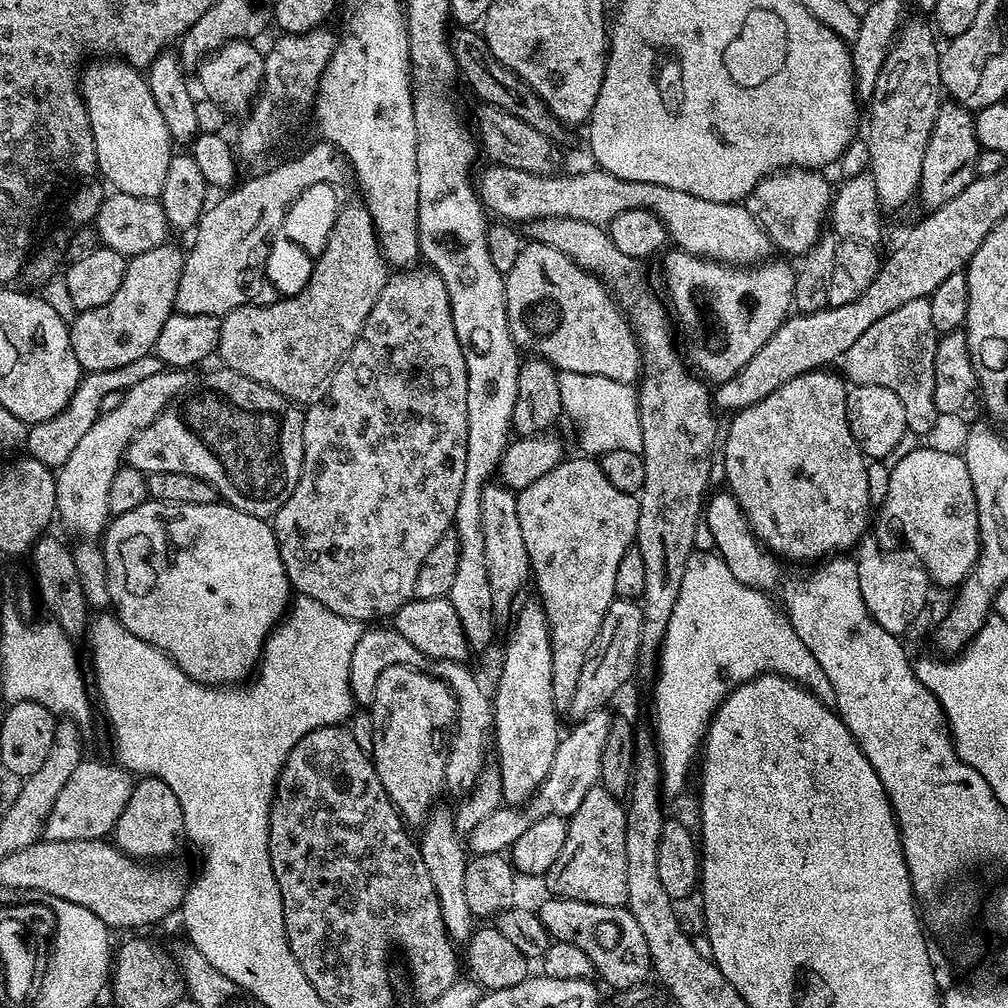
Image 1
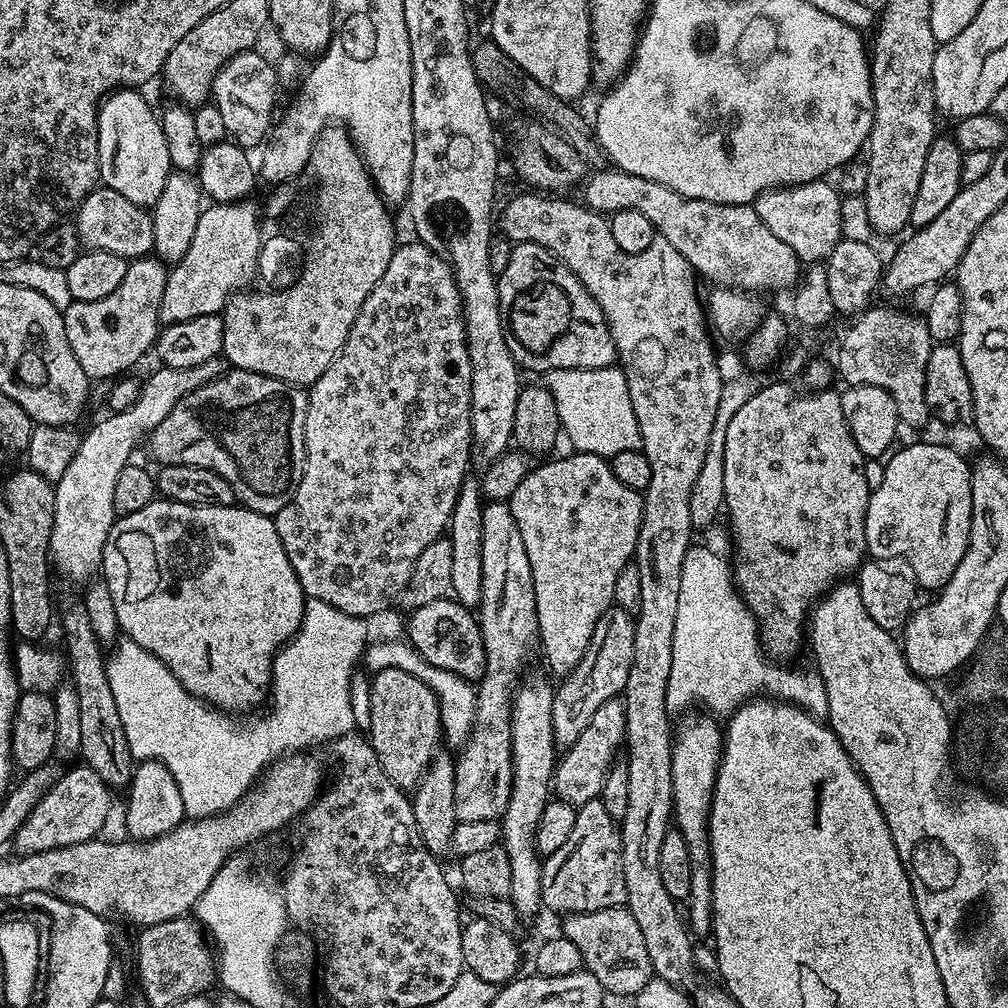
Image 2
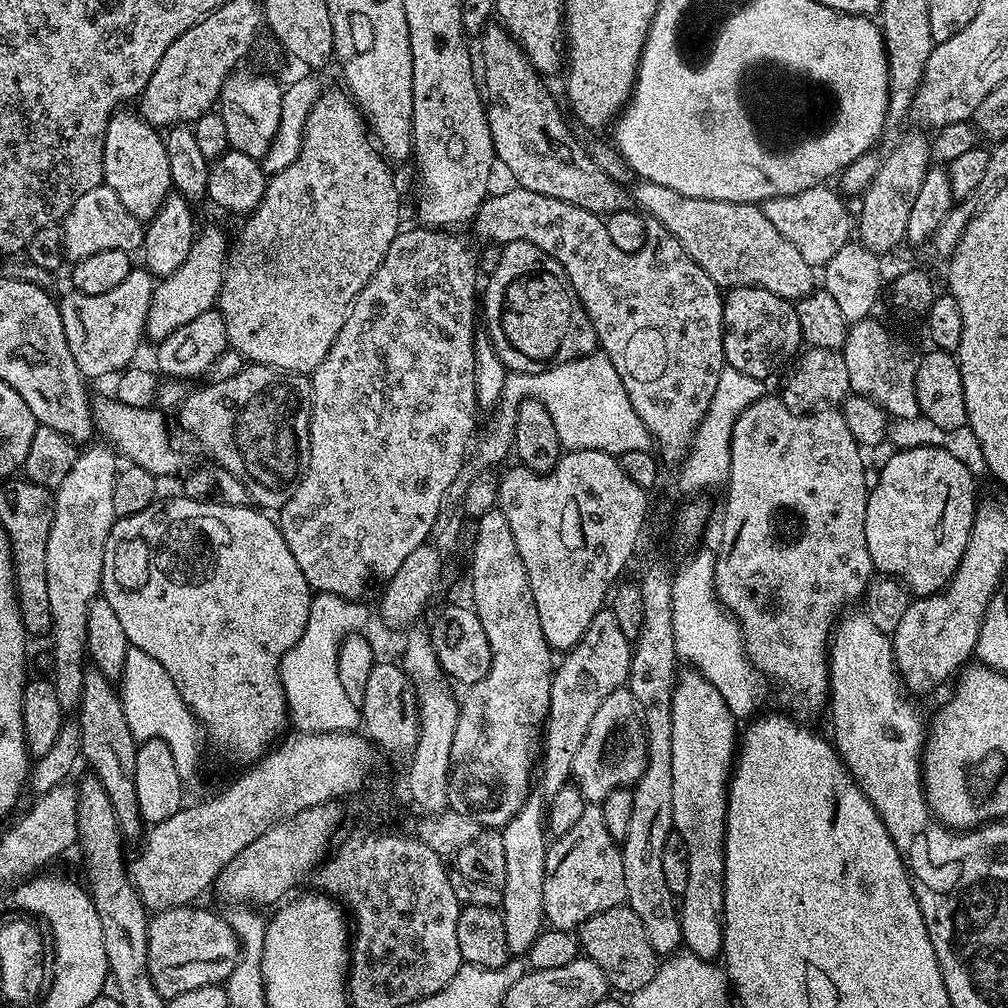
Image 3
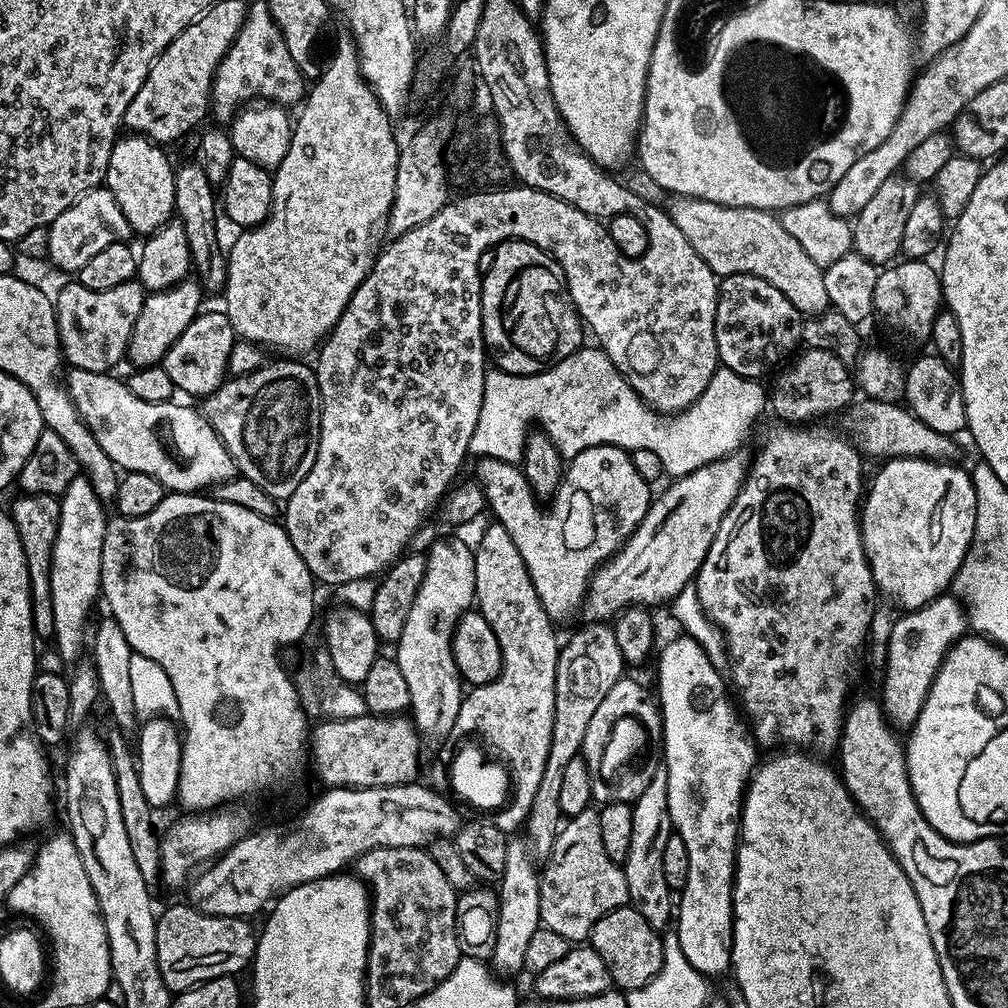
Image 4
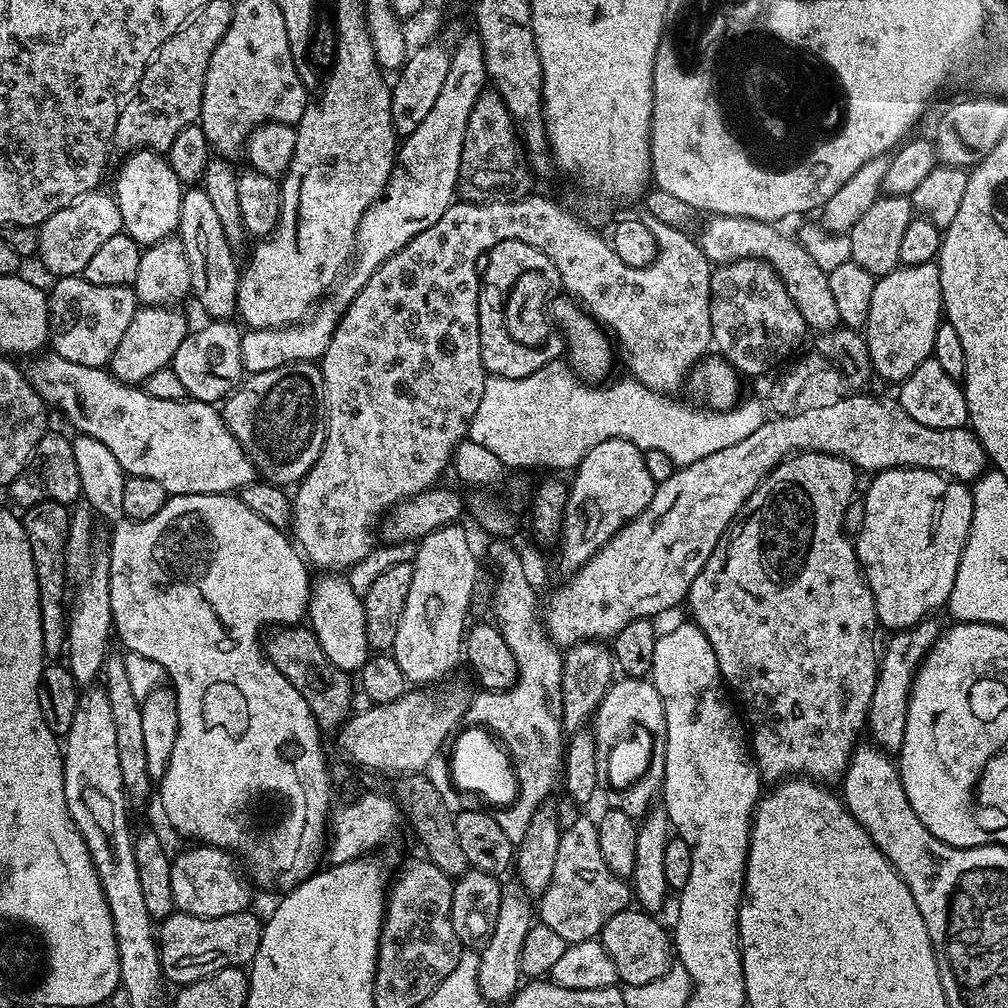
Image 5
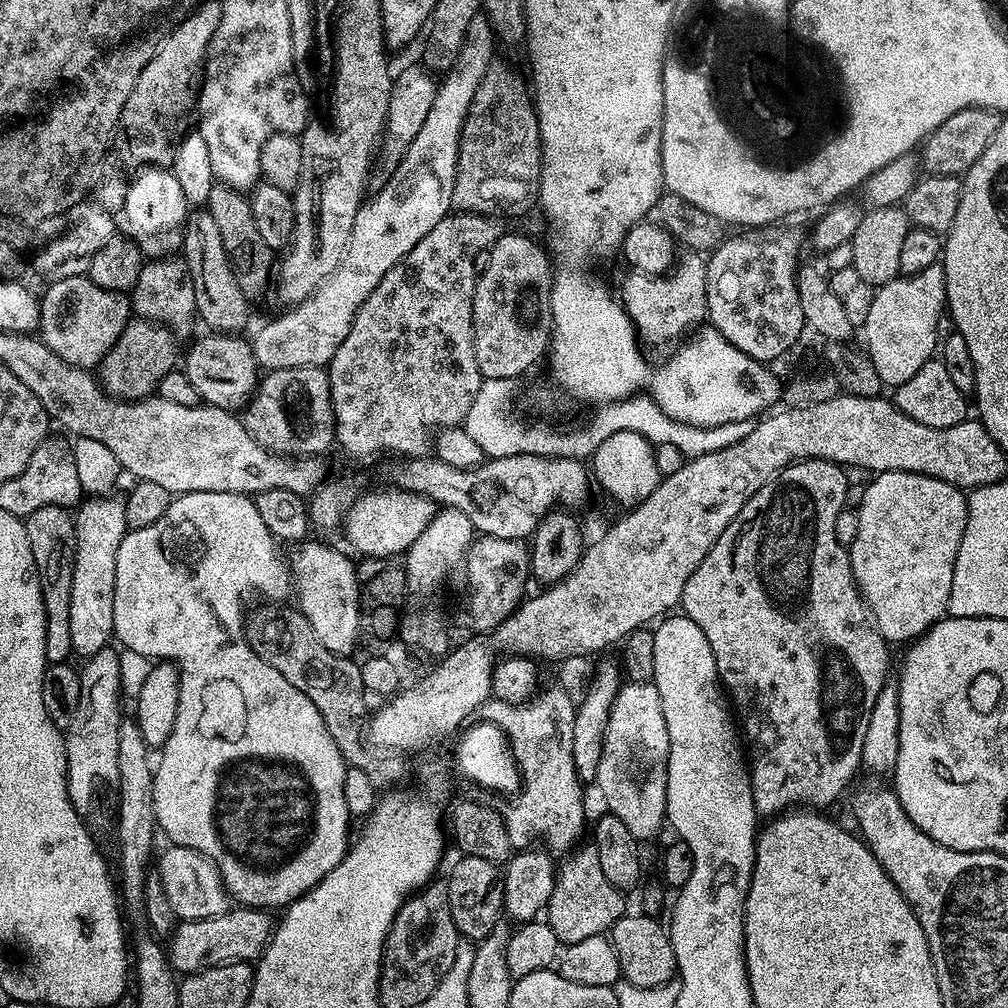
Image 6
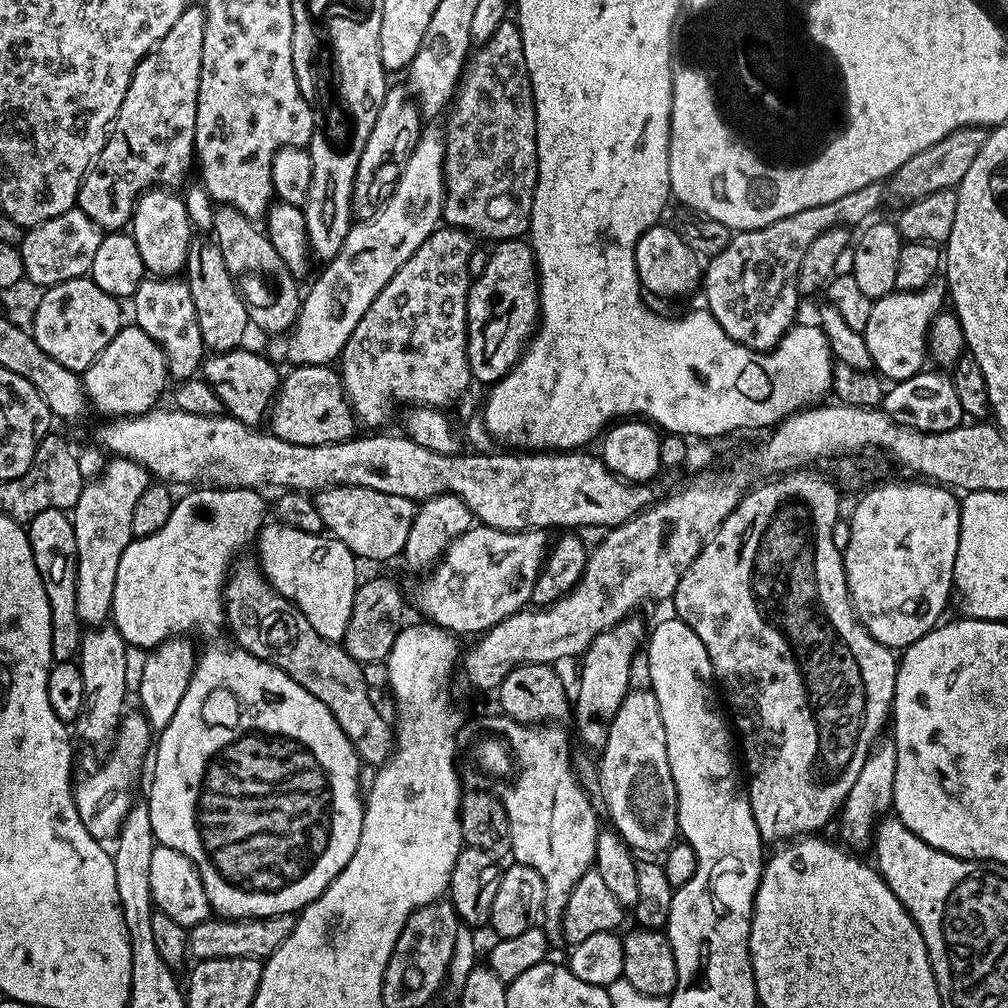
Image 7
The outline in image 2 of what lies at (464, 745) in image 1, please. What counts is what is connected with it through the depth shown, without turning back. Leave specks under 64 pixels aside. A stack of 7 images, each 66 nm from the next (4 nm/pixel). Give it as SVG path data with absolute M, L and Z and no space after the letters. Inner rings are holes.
M404 638L380 640L377 644L369 643L365 647L362 664L372 674L393 668L394 670L406 670L422 682L426 682L426 686L430 686L430 690L434 690L434 694L440 697L440 726L443 739L448 739L447 747L452 750L464 747L472 732L472 723L476 713L476 688L473 681L462 678L451 670L442 670L442 666L434 666L430 662L426 662L422 658L422 654L418 654L418 650Z

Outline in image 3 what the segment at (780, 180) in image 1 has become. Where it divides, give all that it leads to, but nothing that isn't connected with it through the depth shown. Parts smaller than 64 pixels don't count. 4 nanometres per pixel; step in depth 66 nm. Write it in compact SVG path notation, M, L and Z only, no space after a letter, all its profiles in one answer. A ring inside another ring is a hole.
M813 186L810 190L794 192L787 196L763 201L762 210L771 224L802 253L802 258L813 266L823 266L842 250L854 236L854 216L844 205L845 197L832 186ZM844 199L844 200L843 200Z

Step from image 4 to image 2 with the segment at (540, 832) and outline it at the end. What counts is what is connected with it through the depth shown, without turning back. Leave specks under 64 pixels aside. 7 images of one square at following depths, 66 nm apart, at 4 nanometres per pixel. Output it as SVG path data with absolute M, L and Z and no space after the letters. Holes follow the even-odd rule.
M615 606L608 608L594 626L590 646L586 654L570 675L563 677L555 685L552 693L552 717L554 718L554 738L557 749L567 750L582 738L582 730L590 726L590 718L607 700L615 700L626 686L630 674L630 662L634 658L634 630L636 622L633 613Z

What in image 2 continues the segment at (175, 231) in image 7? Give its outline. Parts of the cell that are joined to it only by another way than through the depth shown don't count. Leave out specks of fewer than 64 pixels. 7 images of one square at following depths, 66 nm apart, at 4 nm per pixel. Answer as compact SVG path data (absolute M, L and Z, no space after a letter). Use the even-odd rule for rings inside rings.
M122 88L109 92L98 109L98 162L99 183L110 190L118 190L126 202L134 202L140 208L151 209L158 202L166 186L166 178L174 169L170 153L166 150L166 138L162 134L157 109L148 105L143 91Z

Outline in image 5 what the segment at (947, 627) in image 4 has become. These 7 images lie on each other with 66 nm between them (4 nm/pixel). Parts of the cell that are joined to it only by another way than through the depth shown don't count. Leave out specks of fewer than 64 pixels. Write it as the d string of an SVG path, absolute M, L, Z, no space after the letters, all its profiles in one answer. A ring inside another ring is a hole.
M932 618L919 620L914 626L902 628L891 633L888 645L883 645L878 656L876 681L874 682L874 698L870 698L868 723L866 732L871 743L883 752L898 754L902 750L902 738L906 738L906 714L908 703L912 697L912 683L921 662L934 646L942 631L941 625L936 625Z

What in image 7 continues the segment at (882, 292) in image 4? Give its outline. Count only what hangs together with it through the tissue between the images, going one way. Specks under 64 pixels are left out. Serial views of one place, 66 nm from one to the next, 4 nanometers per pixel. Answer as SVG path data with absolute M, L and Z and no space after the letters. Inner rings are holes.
M937 278L922 290L893 291L873 301L863 334L873 367L881 377L890 382L905 380L925 367L928 331L933 318L943 309L947 296L947 283Z

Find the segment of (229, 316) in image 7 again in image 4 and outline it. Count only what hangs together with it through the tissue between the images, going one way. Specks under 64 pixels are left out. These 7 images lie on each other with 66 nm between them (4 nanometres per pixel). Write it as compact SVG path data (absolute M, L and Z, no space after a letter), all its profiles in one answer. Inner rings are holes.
M198 162L179 165L174 178L175 219L182 222L192 255L195 279L200 281L205 293L219 293L226 282L228 262L225 249L220 249L220 240L216 237L216 212L218 216L218 196L214 185L206 178L206 171Z

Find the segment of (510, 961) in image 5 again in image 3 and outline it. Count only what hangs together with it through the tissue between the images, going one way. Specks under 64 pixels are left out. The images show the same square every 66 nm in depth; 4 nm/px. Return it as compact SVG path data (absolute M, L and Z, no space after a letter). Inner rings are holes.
M530 794L524 799L524 804L510 818L510 822L504 825L500 832L502 847L506 853L506 878L500 892L500 917L504 919L506 932L506 946L513 957L520 958L527 953L528 947L538 938L538 934L545 927L544 907L542 906L542 878L546 878L546 854L550 851L549 845L544 844L546 837L546 800L543 795Z

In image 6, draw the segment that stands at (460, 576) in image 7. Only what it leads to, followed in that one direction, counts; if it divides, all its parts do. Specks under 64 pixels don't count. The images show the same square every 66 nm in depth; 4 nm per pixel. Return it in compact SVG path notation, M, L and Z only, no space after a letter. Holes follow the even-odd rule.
M480 536L468 549L467 568L468 624L476 634L493 632L525 599L524 583L530 580L529 549L519 540Z

